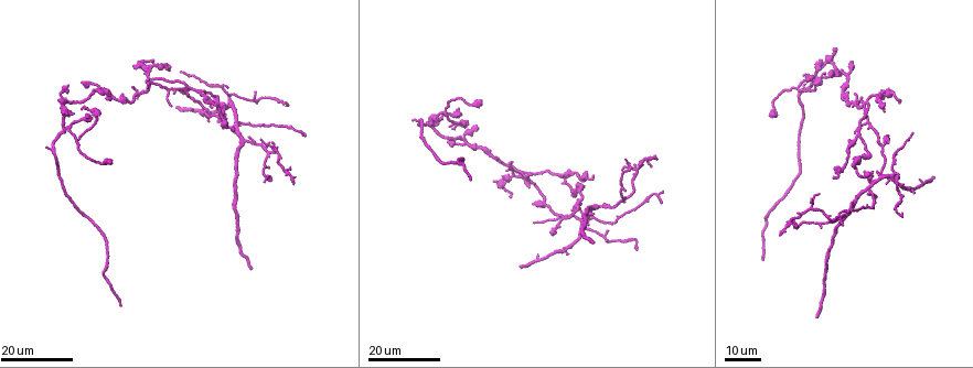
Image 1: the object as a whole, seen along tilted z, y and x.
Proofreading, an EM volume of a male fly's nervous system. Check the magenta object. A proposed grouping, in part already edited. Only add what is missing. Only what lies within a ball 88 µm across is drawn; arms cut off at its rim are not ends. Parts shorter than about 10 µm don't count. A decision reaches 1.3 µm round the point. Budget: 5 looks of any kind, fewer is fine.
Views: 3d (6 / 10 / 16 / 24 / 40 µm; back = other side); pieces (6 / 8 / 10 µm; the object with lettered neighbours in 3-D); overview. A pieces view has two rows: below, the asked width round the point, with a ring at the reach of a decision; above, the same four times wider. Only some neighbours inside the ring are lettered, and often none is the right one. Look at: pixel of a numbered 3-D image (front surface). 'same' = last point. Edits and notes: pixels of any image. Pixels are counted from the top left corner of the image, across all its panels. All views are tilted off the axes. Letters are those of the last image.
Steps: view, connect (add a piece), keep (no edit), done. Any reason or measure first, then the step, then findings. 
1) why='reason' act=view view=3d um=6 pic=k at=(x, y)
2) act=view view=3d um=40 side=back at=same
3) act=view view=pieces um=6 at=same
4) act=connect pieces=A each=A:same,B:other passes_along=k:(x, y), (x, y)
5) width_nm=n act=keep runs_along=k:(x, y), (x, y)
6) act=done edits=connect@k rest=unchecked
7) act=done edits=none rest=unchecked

why='free end' act=view view=3d um=16 pic=1 at=(900, 104)

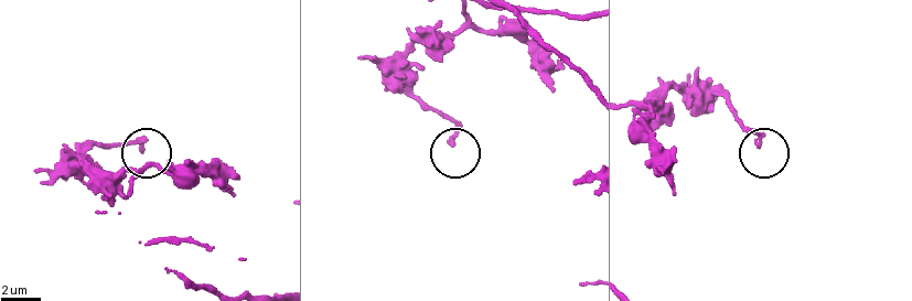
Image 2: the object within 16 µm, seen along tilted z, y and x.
act=view view=pieces um=8 pic=2 at=(759, 143)

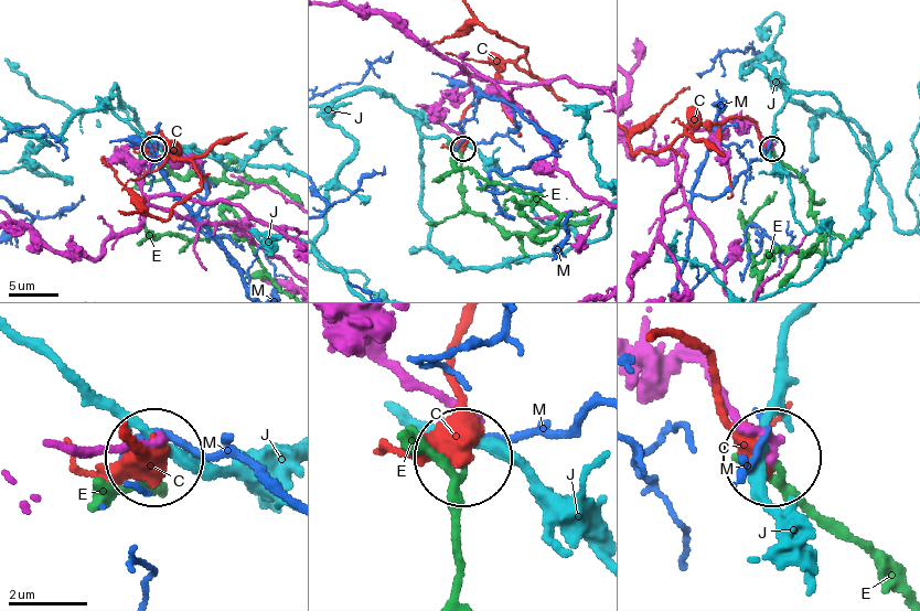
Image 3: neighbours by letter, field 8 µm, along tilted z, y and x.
width_nm=210 act=keep each=C:other,E:other,J:other,M:other found='none of them fits'

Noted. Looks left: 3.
why='an open end' act=view view=3d um=24 pic=1 at=(535, 203)

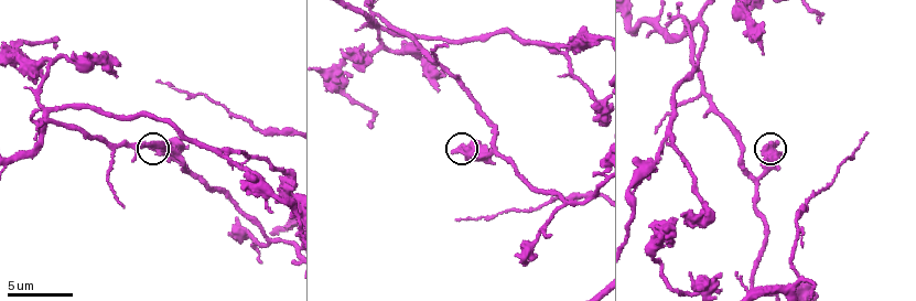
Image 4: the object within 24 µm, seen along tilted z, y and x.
why='see the neighbours' act=view view=pieces um=10 pic=4 at=(777, 143)

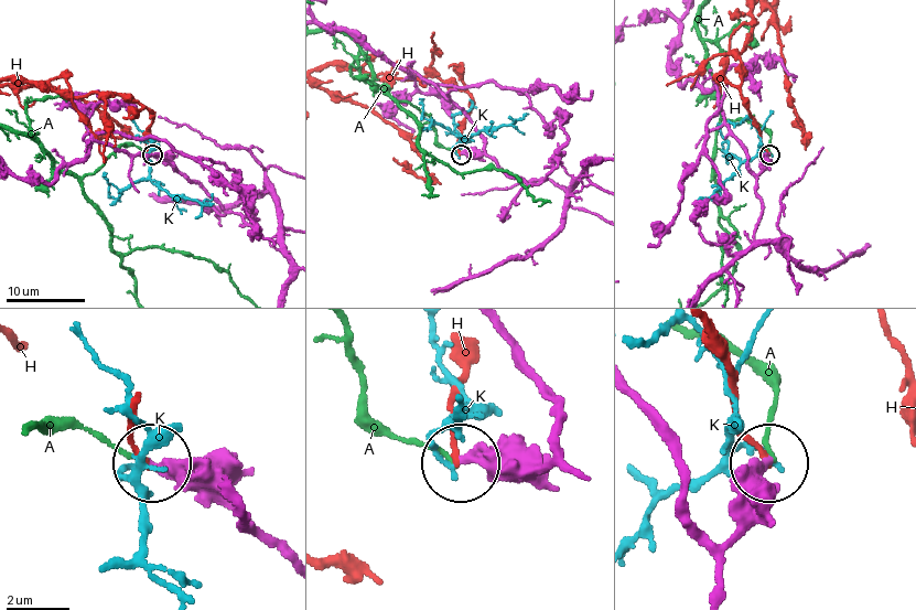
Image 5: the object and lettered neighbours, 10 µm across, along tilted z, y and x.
act=keep each=A:other,H:other,K:other runs_along=5:(634, 392), (709, 537), (734, 526), (766, 467) found='no lettered piece goes on from it'

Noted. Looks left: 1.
why='tapers out' act=view view=pieces um=8 pic=4 at=(596, 45)

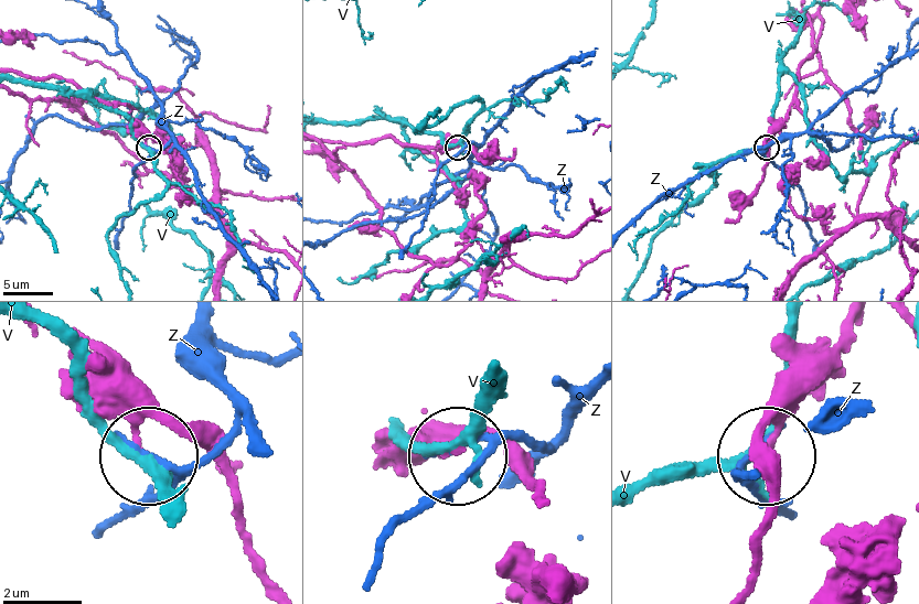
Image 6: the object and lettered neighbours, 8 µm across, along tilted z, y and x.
act=keep each=V:other,Z:other found='none of them fits'

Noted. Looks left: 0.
act=done edits=none rest=unchecked

